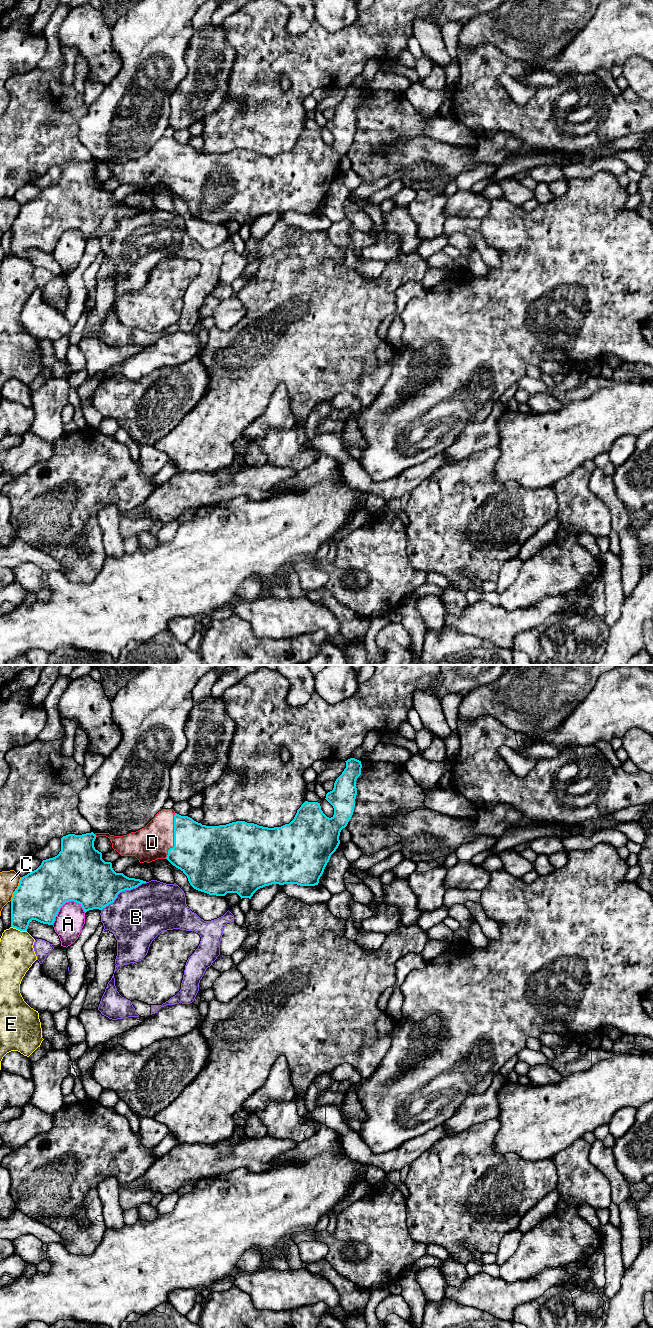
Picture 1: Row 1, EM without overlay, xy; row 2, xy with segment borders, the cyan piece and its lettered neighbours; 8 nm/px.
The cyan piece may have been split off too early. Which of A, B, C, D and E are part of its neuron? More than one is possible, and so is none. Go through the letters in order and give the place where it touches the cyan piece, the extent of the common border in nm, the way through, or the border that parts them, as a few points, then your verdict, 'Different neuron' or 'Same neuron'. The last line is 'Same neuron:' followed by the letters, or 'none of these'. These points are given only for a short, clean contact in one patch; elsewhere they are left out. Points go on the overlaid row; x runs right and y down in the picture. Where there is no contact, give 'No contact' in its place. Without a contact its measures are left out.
A: Touches cyan at xy (62, 905). Shared border 280 nm. Different neuron
B: Touches cyan at xy (122, 890). Shared border 440 nm. Different neuron
C: Touches cyan at xy (16, 889). Shared border 220 nm. Different neuron
D: Touches cyan at xy (174, 836). Shared border 380 nm. Same neuron
E: Touches cyan at xy (19, 929). Shared border 130 nm. Different neuron
Same neuron: D

